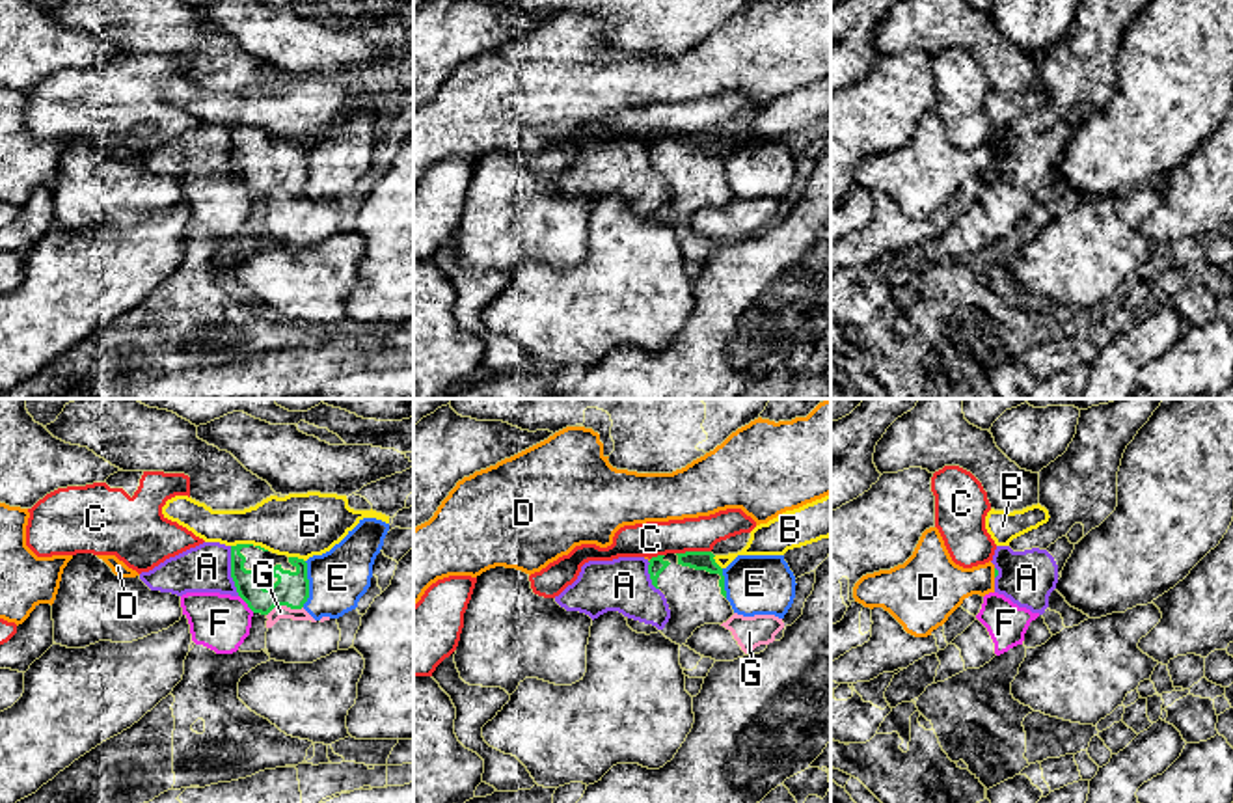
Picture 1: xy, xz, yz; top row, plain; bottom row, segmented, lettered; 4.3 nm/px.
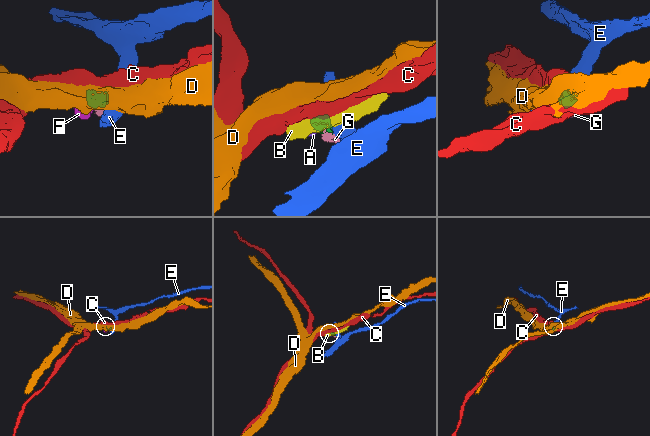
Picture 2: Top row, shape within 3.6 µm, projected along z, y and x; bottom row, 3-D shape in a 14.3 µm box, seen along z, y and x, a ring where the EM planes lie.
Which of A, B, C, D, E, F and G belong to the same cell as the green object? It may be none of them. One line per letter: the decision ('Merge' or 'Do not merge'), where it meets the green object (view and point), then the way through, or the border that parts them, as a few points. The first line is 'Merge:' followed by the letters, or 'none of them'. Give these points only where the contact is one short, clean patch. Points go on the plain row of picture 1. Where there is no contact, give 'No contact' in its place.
Merge: none of them
A: Do not merge. Touches green at xy (231, 153). Boundary: xy (230, 129), (230, 159), (239, 177)
B: Do not merge. Touches green at xy (250, 127). Boundary: xy (231, 127), (259, 127), (269, 133)
C: Do not merge. Touches green at xz (693, 135). Boundary: xz (710, 133), (677, 136)
D: Do not merge. Touches green at yz (995, 155). Boundary: yz (993, 151), (995, 159)
E: Do not merge. Touches green at xy (308, 166). Boundary: xy (306, 144), (308, 183), (302, 189)
F: Do not merge. Touches green at xy (246, 185). Boundary: xy (239, 177), (254, 194)
G: Do not merge. Touches green at xy (284, 187). Boundary: xy (302, 189), (276, 189), (267, 198)

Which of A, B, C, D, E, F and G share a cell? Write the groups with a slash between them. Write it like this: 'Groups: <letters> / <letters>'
Groups: A F / B / C / D / E / G

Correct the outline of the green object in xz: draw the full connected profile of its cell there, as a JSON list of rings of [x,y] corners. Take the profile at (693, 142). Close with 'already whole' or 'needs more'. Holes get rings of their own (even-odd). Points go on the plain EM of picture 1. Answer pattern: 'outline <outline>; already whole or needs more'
outline [[[685,134],[652,140],[648,157],[669,186],[671,201],[661,216],[685,227],[704,207],[723,207],[734,192],[726,183],[723,151],[711,134]]]; needs more

